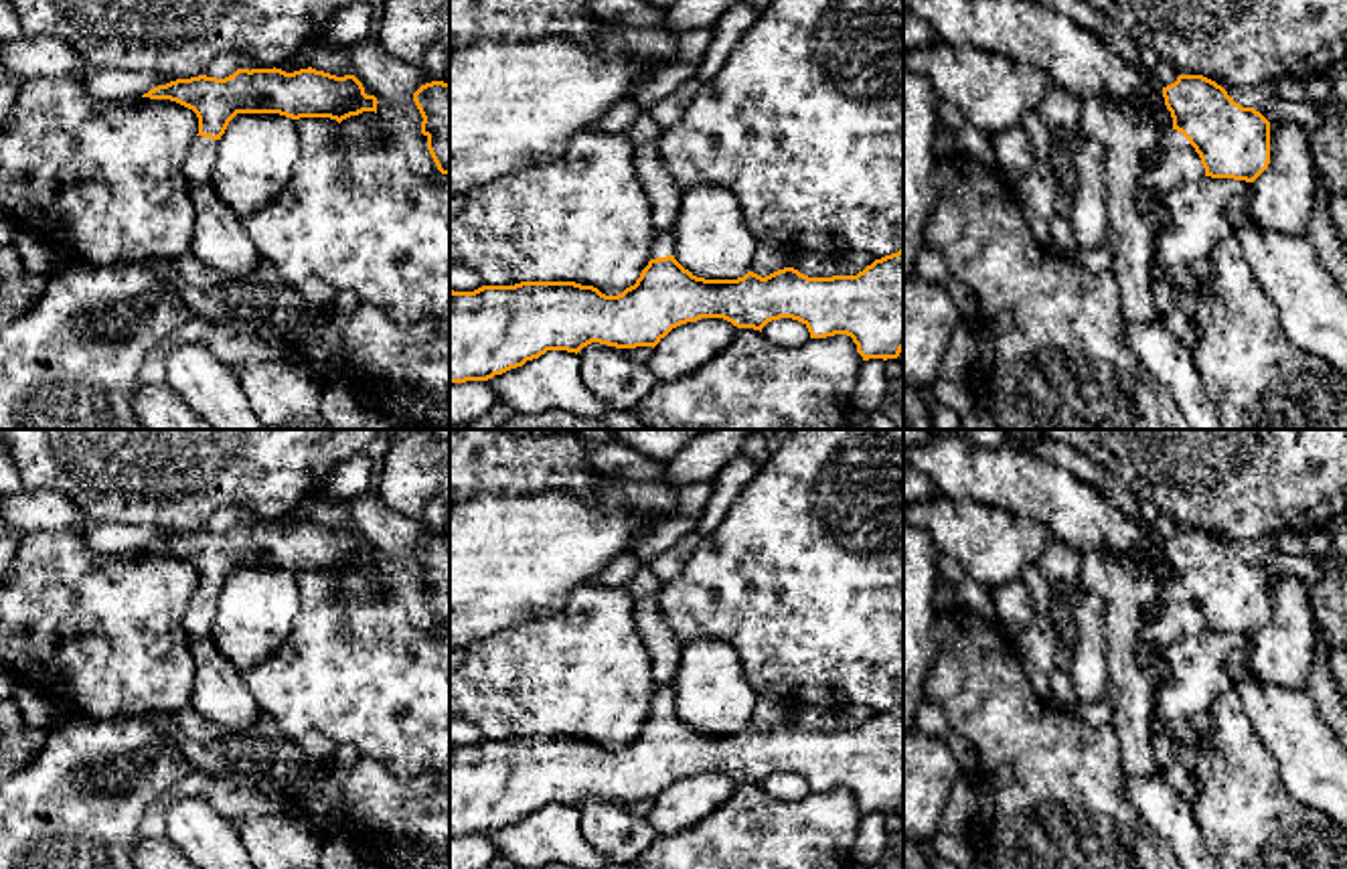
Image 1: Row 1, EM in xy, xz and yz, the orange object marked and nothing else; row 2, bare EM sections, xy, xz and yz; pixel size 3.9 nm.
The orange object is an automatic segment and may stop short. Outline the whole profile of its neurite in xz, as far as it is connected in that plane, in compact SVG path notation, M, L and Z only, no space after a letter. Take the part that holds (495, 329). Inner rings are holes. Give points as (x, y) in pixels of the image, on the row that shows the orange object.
M660 231L650 261L634 286L606 296L575 282L521 282L450 290L450 383L488 381L547 350L579 352L591 342L636 348L656 346L672 328L701 318L723 318L737 328L760 330L780 318L802 322L810 338L847 334L863 361L897 359L903 350L903 247L875 259L857 275L808 278L794 267L766 278L747 271L737 280L705 280L675 259L675 233Z

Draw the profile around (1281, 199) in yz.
M1272 122L1270 164L1252 182L1248 215L1264 231L1309 235L1315 190L1309 132L1294 122Z

